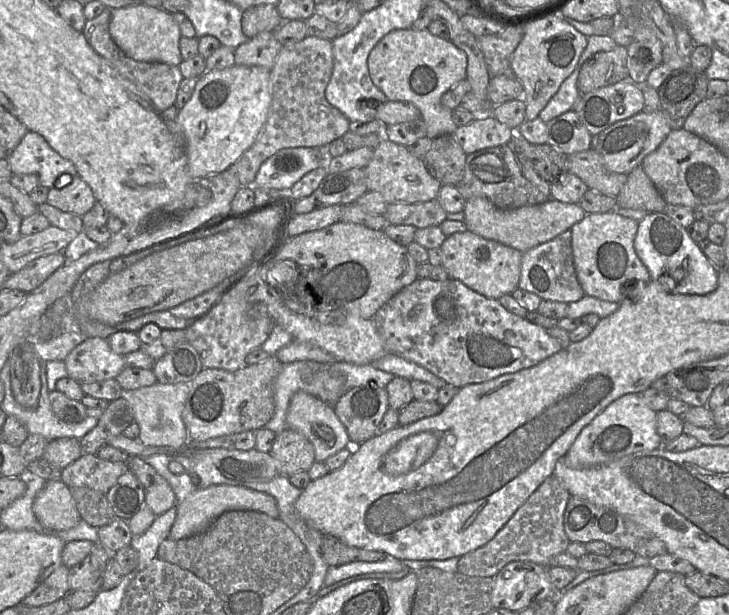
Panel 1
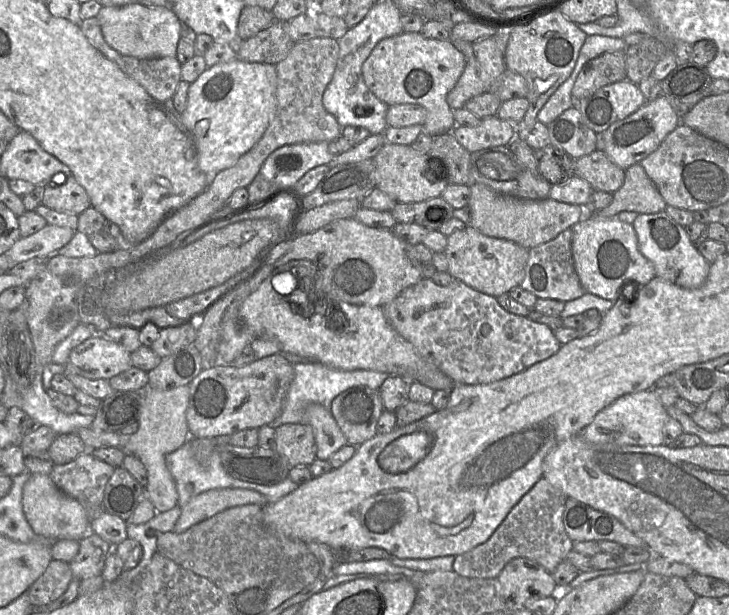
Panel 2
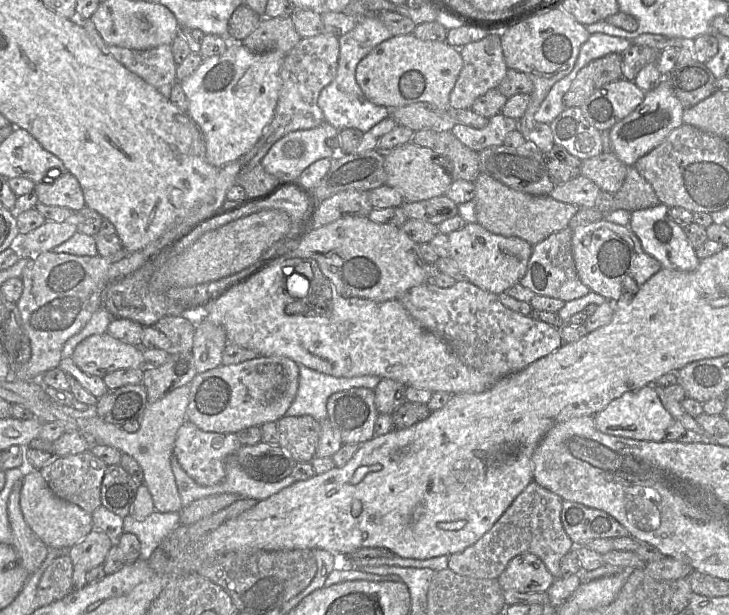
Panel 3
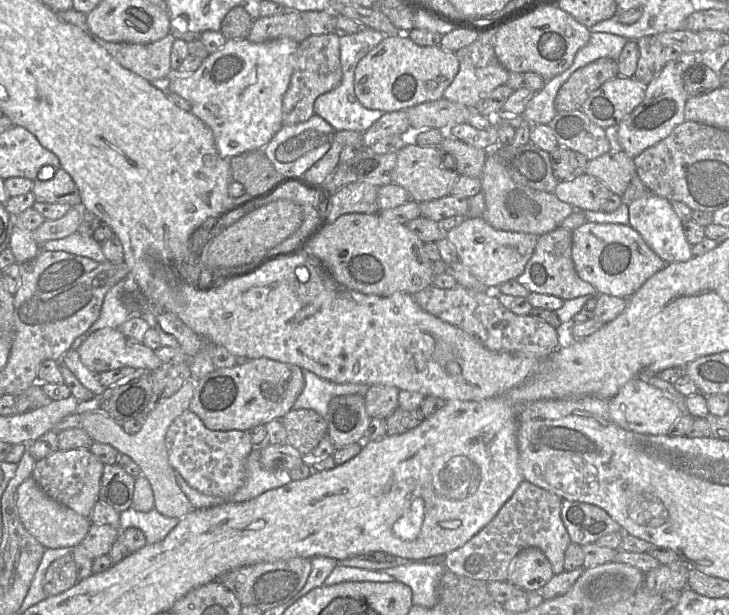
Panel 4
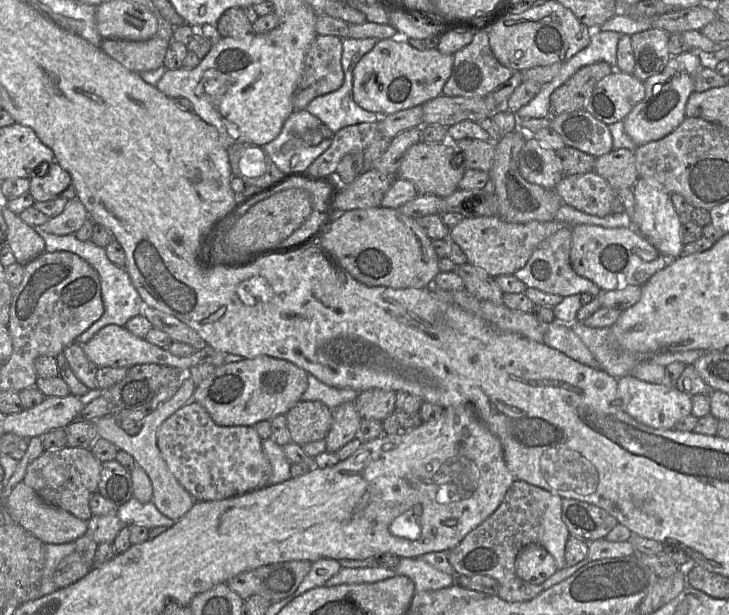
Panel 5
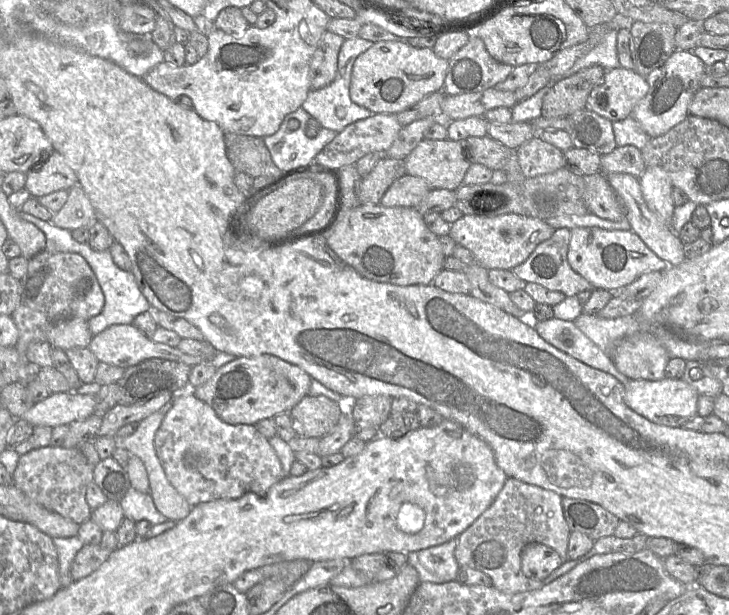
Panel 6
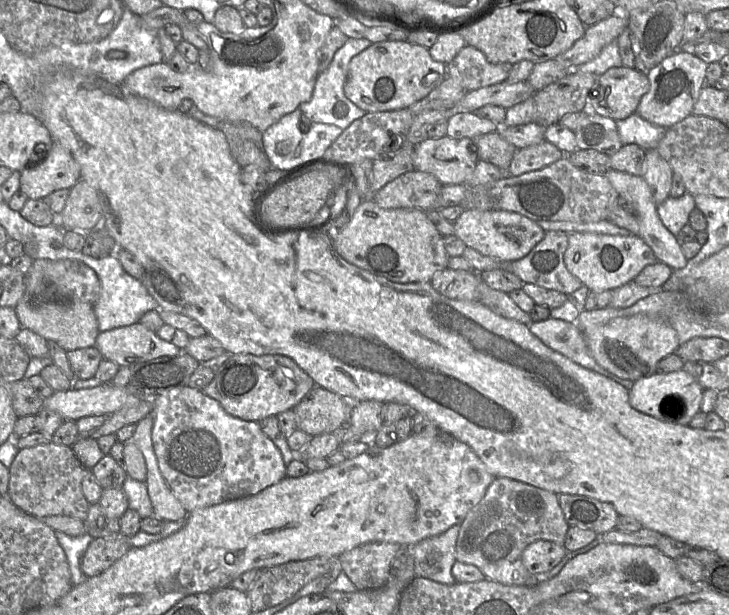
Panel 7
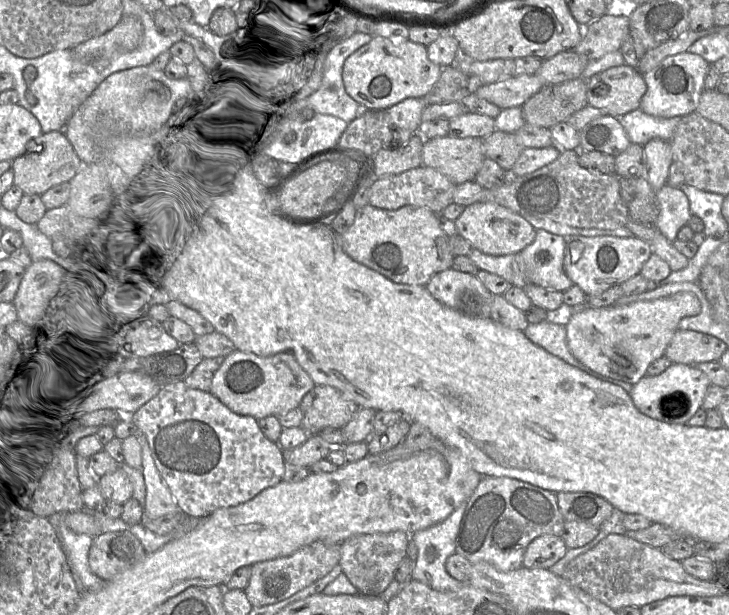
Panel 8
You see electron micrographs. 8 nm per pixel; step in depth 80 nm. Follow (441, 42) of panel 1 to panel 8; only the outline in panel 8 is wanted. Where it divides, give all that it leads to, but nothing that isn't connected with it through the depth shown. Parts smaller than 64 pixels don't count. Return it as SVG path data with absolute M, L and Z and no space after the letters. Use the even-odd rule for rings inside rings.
M374 36L345 61L342 79L347 94L367 110L389 108L406 98L423 98L440 77L443 68L431 62L427 47L406 40L393 42Z

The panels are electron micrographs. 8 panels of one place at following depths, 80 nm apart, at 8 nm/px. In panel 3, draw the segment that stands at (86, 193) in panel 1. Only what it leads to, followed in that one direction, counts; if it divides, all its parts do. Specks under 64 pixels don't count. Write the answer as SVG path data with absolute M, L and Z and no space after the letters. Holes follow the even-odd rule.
M69 172L60 173L51 183L36 183L34 191L38 202L46 206L68 208L74 213L86 206L80 184Z

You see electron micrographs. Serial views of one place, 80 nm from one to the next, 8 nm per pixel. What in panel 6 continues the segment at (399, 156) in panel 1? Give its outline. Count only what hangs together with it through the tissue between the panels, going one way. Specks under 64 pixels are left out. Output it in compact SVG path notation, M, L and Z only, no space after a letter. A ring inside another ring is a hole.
M448 138L421 140L404 162L406 174L421 177L431 189L451 191L463 184L463 178L472 163L465 142Z

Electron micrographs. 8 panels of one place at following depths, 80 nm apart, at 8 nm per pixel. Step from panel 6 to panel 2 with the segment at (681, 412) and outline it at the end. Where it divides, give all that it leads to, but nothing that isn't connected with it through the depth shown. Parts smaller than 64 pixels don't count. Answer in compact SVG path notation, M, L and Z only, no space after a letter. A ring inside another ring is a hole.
M653 390L625 394L598 412L580 435L593 444L614 443L632 446L663 444L663 427L669 415Z

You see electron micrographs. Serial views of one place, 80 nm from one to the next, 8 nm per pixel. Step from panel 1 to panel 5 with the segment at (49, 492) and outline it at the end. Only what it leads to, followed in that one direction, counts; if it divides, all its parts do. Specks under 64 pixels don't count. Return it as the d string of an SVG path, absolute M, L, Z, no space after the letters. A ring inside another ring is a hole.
M24 482L18 483L13 488L4 503L4 508L17 524L45 544L75 542L88 530L87 521L80 520L68 511L45 502Z

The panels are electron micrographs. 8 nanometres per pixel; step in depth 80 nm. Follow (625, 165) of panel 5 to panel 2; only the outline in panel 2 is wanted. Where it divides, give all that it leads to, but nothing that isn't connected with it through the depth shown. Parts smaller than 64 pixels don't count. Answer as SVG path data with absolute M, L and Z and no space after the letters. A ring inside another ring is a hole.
M602 150L576 160L575 175L587 181L594 190L614 193L623 184L625 170L616 165Z

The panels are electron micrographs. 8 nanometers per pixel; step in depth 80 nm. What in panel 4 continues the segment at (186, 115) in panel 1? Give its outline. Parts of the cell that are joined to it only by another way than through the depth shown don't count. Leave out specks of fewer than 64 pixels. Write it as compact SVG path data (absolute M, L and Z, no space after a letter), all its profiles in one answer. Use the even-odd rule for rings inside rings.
M291 38L263 43L228 39L194 72L173 73L168 91L189 101L191 113L212 130L221 157L230 159L246 151L262 150L282 127L282 101L298 47Z

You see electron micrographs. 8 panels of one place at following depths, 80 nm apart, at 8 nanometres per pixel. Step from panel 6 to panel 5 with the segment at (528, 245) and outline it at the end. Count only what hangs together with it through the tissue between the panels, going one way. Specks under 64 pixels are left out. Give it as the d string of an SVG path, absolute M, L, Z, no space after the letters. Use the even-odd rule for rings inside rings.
M498 216L463 218L455 226L449 228L448 239L460 247L469 264L495 278L499 275L513 275L527 263L540 242L566 227L569 226L556 220L519 224L506 222Z

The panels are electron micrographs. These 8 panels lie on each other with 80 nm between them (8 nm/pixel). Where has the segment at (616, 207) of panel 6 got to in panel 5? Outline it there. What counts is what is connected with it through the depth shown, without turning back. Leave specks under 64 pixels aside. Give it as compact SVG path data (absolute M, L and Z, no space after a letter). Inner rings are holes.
M594 171L564 175L554 191L563 204L597 217L611 213L611 203L615 190Z

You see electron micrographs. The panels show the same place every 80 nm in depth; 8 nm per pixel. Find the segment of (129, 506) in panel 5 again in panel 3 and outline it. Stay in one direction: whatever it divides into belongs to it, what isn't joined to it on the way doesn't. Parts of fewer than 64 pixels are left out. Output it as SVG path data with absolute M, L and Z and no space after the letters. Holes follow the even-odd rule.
M154 510L142 521L136 520L131 514L123 518L123 532L132 533L139 539L141 550L138 559L148 561L152 553L160 546L163 539L180 524L180 512L160 513Z

